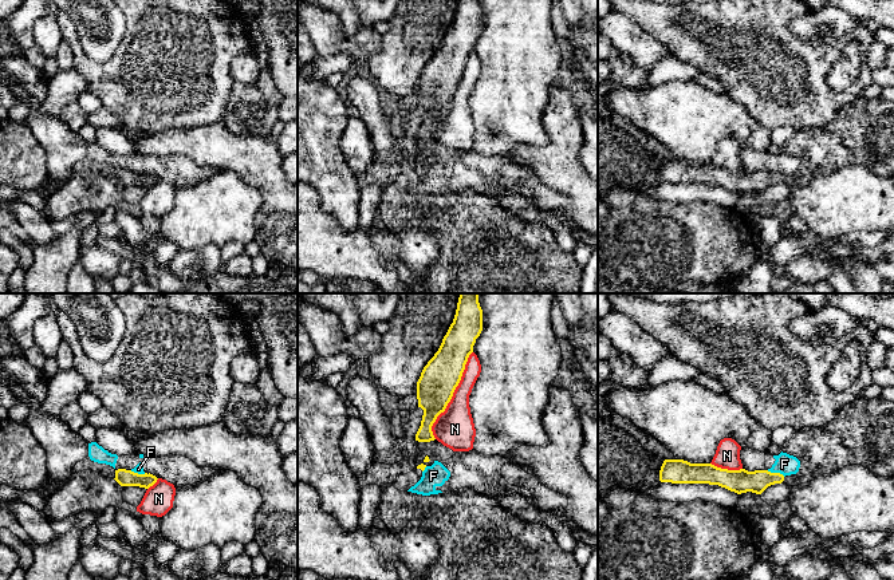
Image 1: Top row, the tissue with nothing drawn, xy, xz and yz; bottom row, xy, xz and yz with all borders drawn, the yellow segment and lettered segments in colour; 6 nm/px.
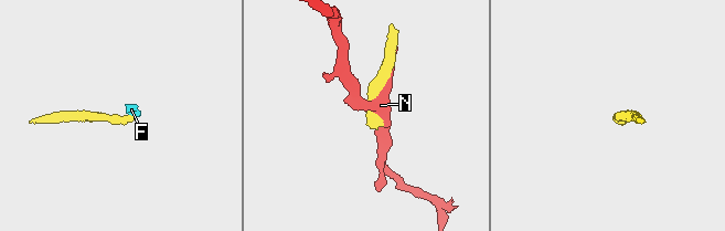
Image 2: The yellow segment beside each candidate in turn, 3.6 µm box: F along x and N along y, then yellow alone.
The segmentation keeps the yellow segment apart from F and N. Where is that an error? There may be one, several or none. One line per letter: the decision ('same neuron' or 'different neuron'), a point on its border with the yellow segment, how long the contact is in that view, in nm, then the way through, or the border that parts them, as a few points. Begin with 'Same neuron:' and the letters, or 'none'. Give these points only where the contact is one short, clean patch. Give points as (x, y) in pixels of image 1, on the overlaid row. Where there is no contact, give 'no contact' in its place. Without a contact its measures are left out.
Same neuron: none
F: different neuron | yz (776, 473) | 120 nm | along yz (767, 470), (784, 476)
N: different neuron | xz (452, 395) | 550 nm

